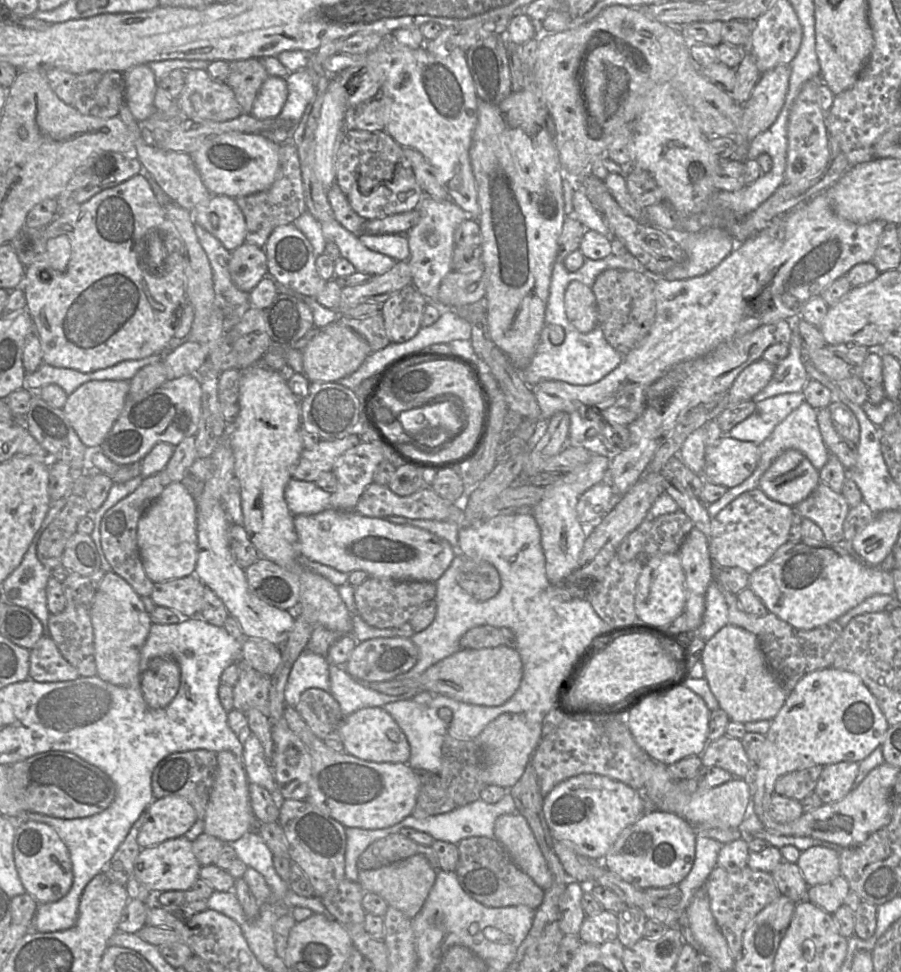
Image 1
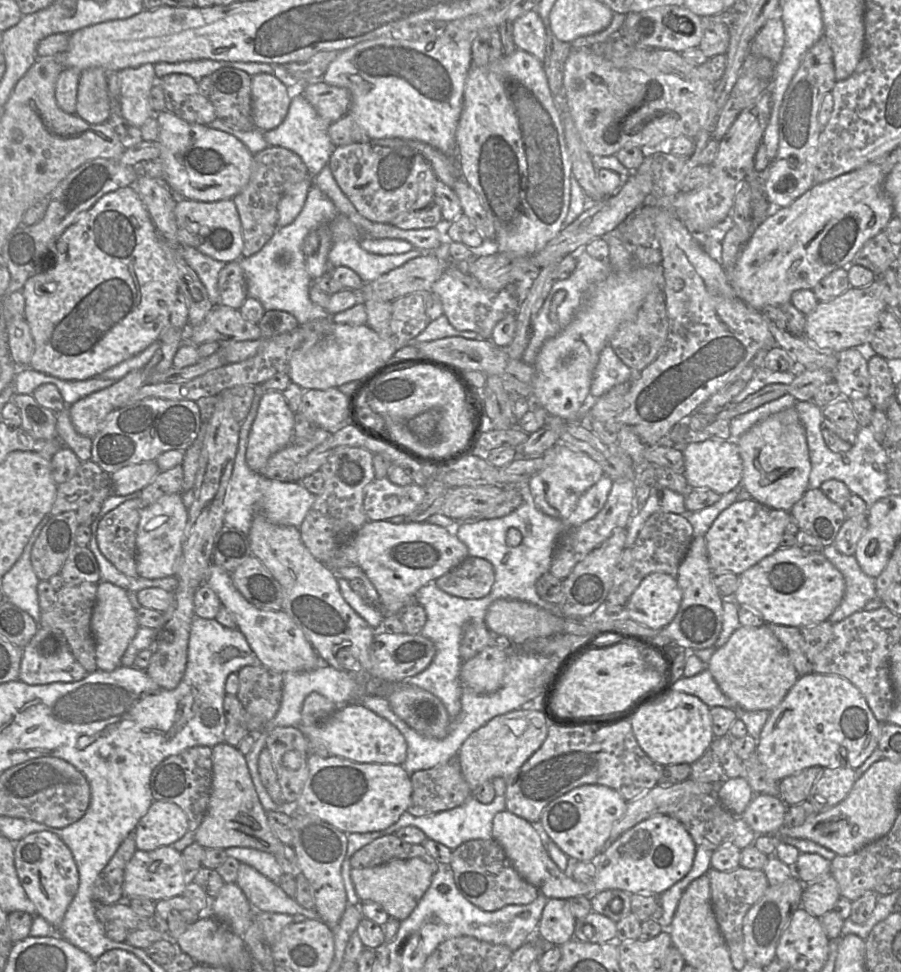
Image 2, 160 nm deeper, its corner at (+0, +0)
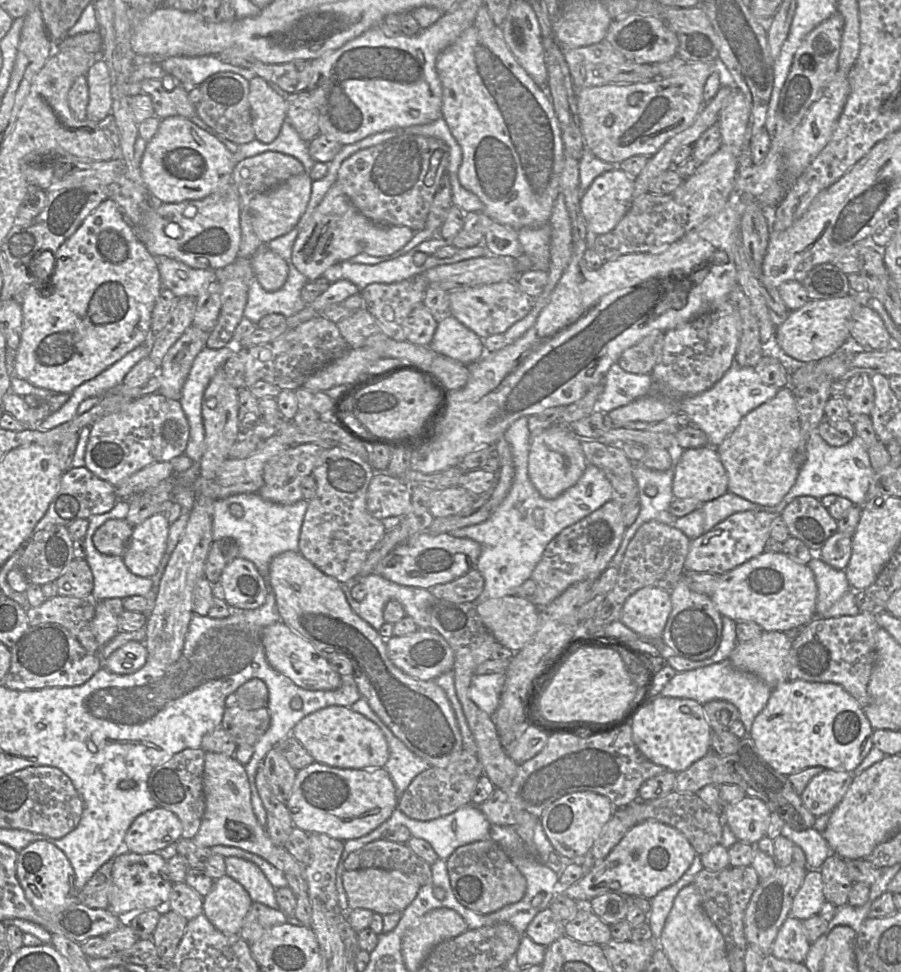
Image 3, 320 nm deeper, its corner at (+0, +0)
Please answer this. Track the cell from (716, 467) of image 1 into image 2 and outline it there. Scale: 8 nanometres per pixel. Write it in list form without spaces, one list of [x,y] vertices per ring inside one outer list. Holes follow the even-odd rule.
[[[733,439],[690,441],[682,447],[684,458],[684,477],[690,489],[709,489],[724,495],[740,487],[742,479],[742,459],[737,443]]]

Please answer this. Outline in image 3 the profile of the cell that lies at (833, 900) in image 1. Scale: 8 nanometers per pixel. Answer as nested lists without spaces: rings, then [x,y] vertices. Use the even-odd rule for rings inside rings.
[[[808,869],[793,899],[790,916],[804,921],[814,915],[819,915],[825,901],[820,869]]]

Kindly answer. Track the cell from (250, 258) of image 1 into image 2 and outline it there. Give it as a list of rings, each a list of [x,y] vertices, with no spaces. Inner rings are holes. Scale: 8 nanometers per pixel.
[[[238,261],[226,263],[219,273],[220,305],[240,309],[247,298],[246,278]]]

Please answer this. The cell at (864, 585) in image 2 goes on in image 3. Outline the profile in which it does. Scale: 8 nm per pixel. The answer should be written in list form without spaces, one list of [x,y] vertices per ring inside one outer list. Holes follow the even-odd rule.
[[[815,555],[807,565],[817,585],[816,615],[822,615],[851,588],[844,570],[832,568]]]

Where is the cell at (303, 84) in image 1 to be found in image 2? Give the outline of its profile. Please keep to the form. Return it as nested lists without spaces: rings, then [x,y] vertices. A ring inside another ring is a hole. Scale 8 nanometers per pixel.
[[[293,91],[291,104],[284,121],[275,129],[263,132],[268,146],[279,146],[296,153],[307,166],[310,177],[315,178],[328,164],[336,148],[332,143],[328,128],[332,123],[322,118],[301,92]]]

